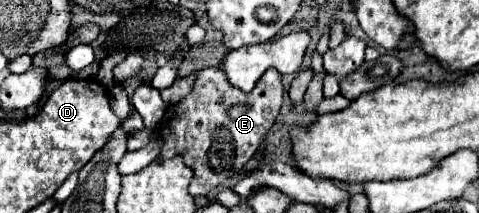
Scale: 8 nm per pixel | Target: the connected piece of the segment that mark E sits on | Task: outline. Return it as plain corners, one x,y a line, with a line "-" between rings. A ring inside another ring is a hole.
219,67
201,69
185,99
167,107
157,125
163,139
157,161
183,155
185,165
193,169
189,193
193,197
213,193
221,183
235,177
253,157
265,133
275,123
283,103
283,83
277,69
267,69
251,93
235,89

